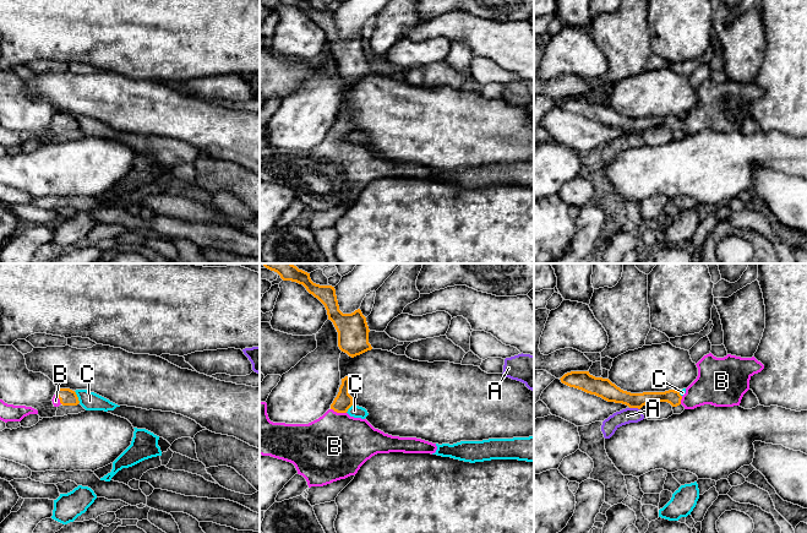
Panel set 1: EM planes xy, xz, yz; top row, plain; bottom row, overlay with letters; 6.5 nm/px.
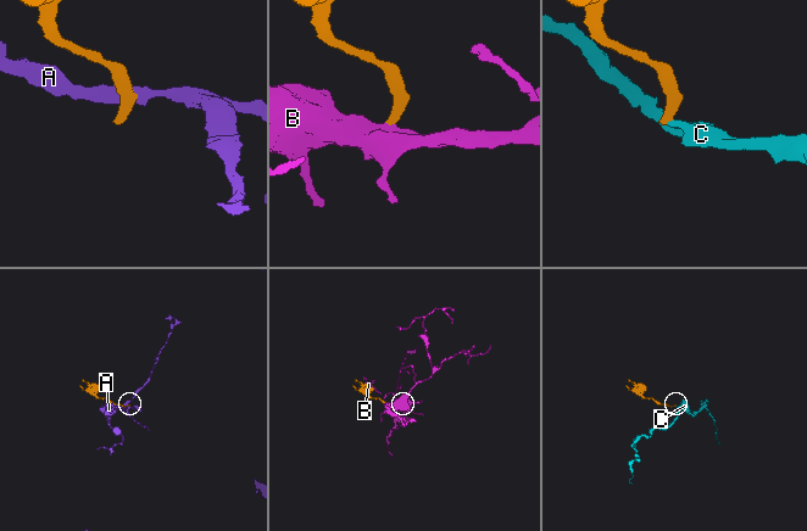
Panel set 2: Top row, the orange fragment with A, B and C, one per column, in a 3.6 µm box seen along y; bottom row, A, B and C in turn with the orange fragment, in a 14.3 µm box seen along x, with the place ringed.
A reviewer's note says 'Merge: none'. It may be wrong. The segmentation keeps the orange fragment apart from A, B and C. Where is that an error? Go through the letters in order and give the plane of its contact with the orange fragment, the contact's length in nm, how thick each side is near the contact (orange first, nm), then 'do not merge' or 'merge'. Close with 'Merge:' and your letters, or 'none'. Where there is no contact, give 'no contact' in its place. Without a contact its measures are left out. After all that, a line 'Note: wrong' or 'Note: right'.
A: yz | 70 nm | 130/100 nm | do not merge
B: xz | 110 nm | 120/440 nm | merge
C: xy | 90 nm | 110/120 nm | do not merge
Merge: B
Note: wrong

